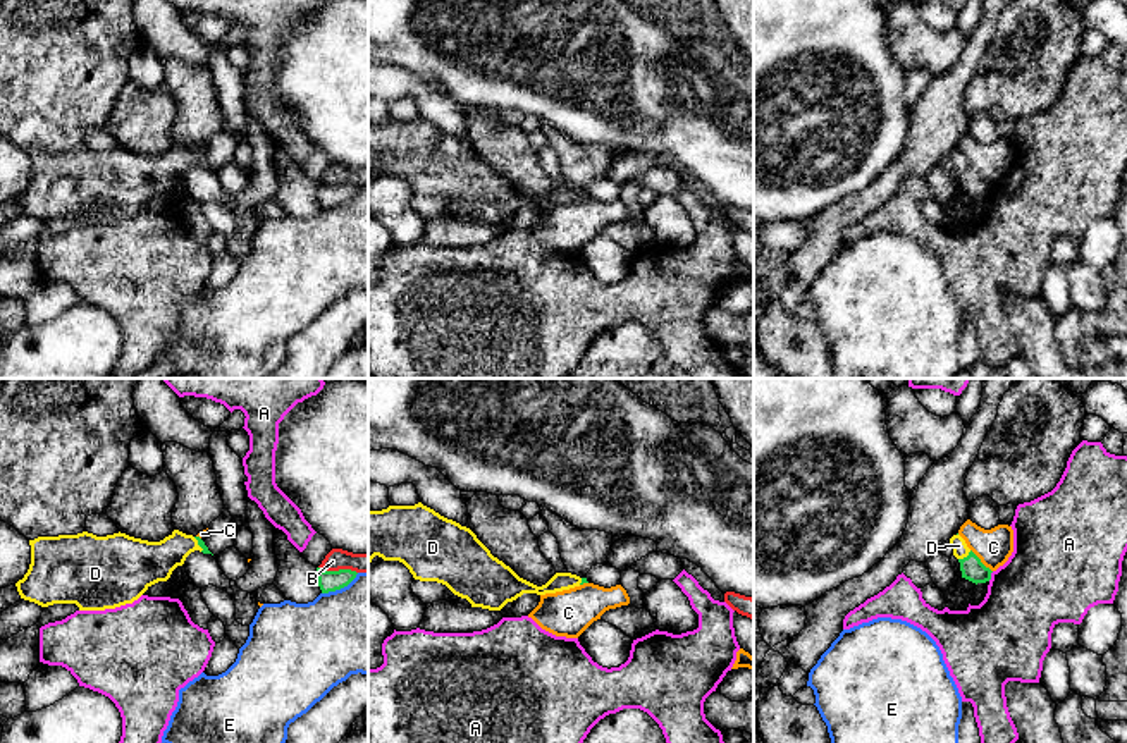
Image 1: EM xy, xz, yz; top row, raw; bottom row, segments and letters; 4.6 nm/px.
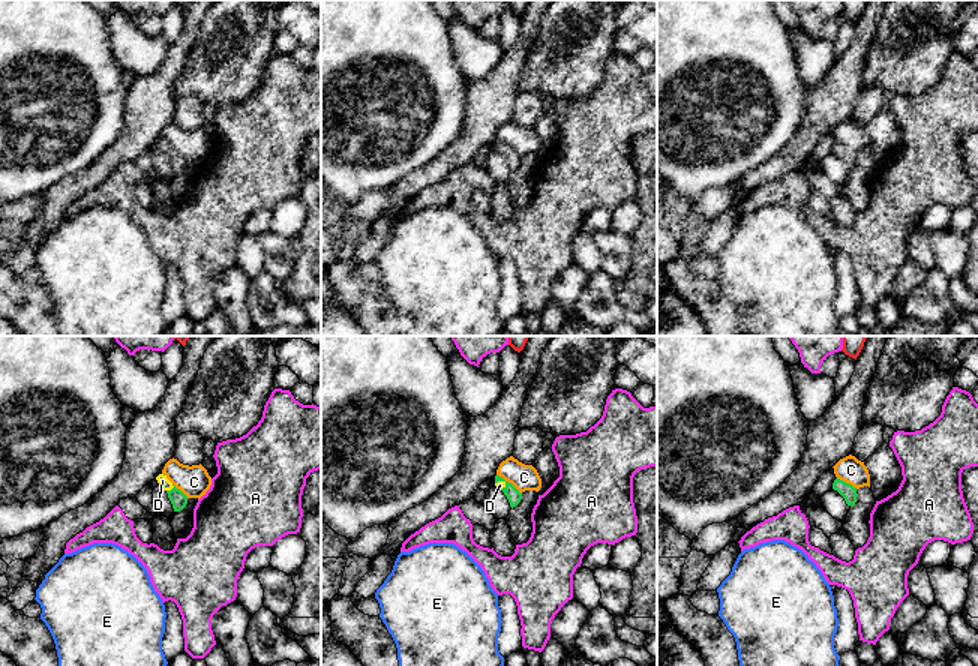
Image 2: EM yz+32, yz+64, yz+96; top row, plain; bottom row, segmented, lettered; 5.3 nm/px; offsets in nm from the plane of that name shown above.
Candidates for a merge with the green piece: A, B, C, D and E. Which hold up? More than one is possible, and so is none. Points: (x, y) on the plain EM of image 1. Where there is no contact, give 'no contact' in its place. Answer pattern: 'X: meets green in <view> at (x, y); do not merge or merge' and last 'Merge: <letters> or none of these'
A: meets green in yz at (990, 191); do not merge
B: meets green in xy at (339, 184); do not merge
C: meets green in yz at (979, 176); do not merge
D: meets green in yz at (964, 172); merge
E: meets green in xy at (339, 203); do not merge
Merge: D

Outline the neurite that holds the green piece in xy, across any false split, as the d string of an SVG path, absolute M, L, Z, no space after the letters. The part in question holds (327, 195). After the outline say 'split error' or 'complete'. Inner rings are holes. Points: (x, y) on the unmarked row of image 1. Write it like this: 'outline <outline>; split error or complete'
outline M317 182L317 186L318 201L322 208L336 206L348 201L358 189L356 186L351 184L323 186Z; complete

